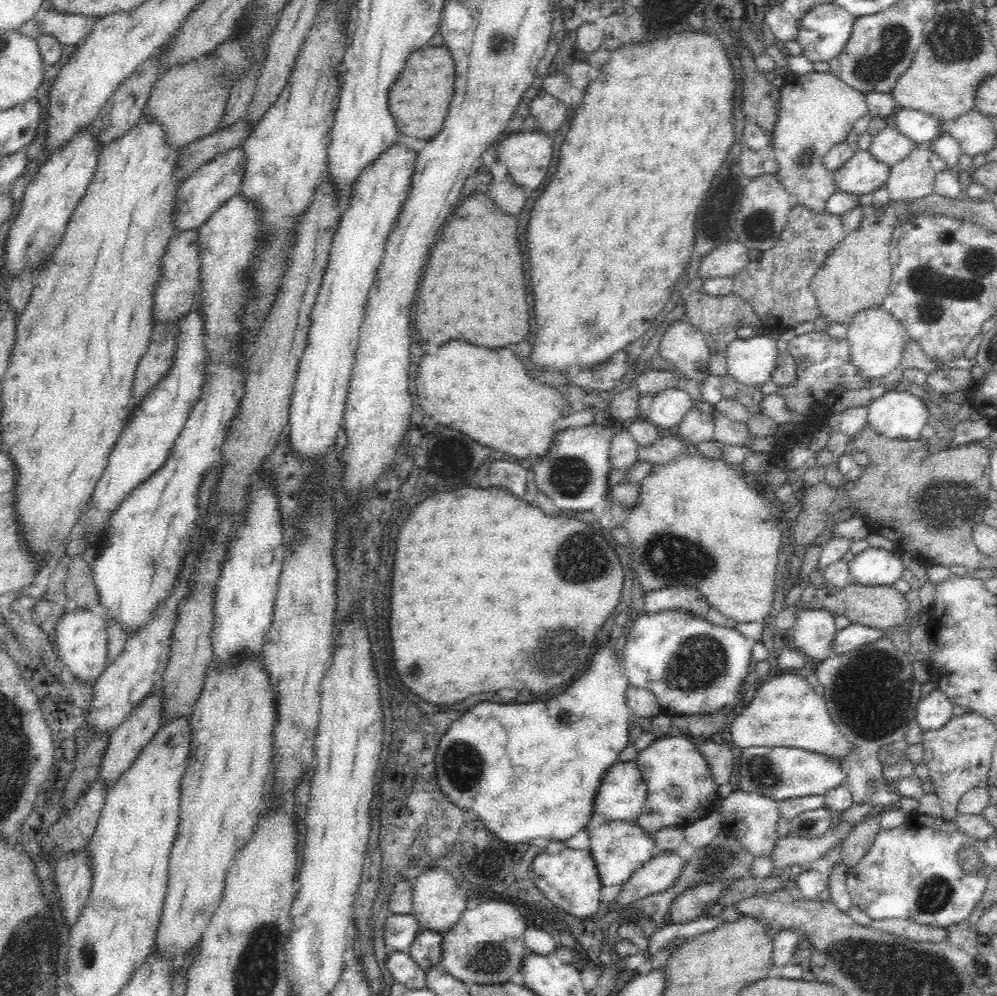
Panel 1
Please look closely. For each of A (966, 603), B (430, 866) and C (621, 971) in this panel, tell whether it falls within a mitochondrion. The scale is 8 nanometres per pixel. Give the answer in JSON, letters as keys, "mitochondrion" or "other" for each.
{"A":"other","B":"other","C":"other"}

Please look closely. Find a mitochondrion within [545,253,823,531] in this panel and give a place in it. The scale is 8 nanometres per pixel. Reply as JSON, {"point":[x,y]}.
{"point":[570,476]}

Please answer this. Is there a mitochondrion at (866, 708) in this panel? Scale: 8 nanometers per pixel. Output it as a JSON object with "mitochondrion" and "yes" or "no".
{"mitochondrion":"yes"}

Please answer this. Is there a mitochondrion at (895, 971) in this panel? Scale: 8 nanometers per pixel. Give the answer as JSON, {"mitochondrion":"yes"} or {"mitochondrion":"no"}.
{"mitochondrion":"yes"}

